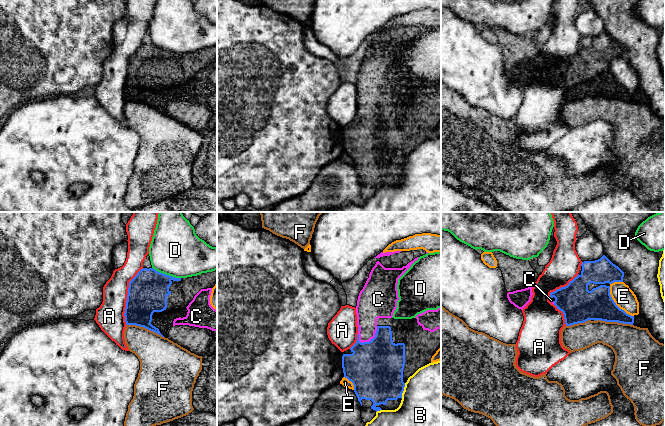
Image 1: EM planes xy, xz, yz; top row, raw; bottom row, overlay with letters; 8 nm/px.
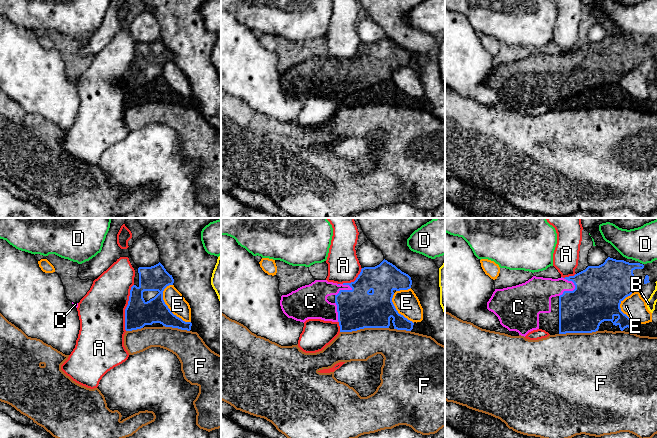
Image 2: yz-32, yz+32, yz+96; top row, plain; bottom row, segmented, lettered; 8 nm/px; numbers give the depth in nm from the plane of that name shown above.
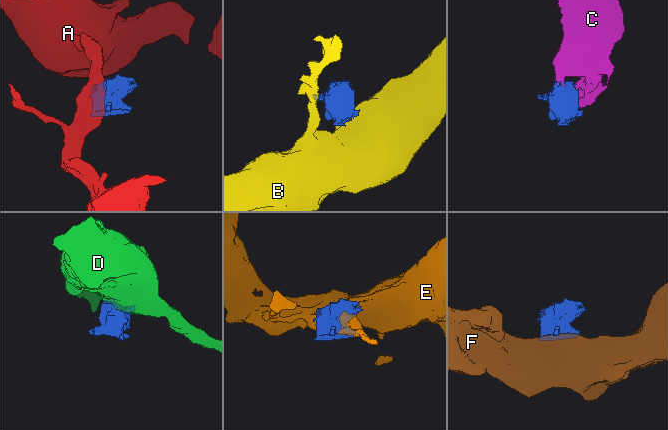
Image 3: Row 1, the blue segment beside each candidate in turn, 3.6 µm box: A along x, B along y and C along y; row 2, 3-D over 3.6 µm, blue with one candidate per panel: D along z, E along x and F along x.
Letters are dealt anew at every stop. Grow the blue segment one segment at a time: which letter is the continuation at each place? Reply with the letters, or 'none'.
C

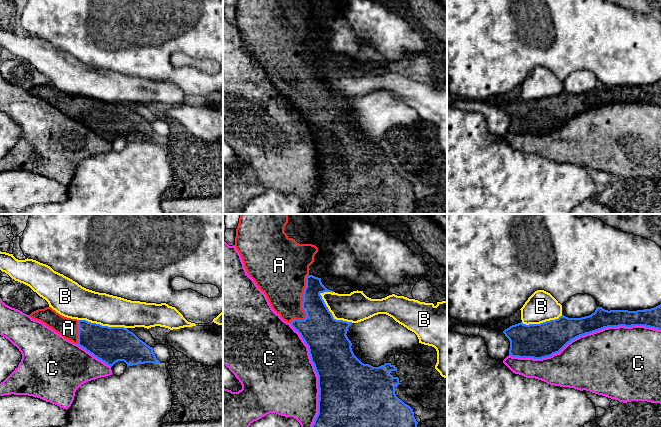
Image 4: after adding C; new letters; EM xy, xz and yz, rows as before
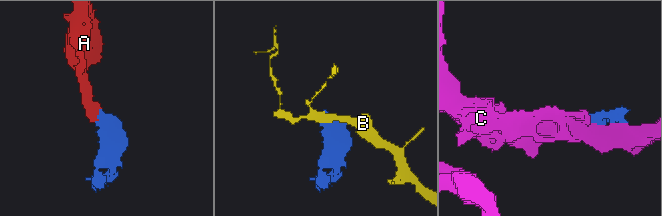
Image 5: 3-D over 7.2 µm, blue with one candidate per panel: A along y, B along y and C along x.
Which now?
A

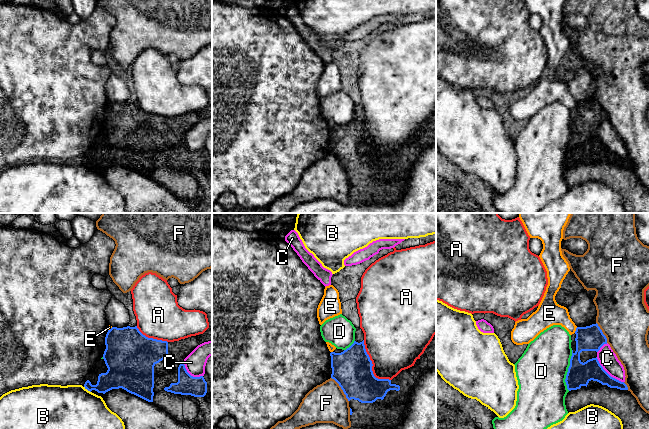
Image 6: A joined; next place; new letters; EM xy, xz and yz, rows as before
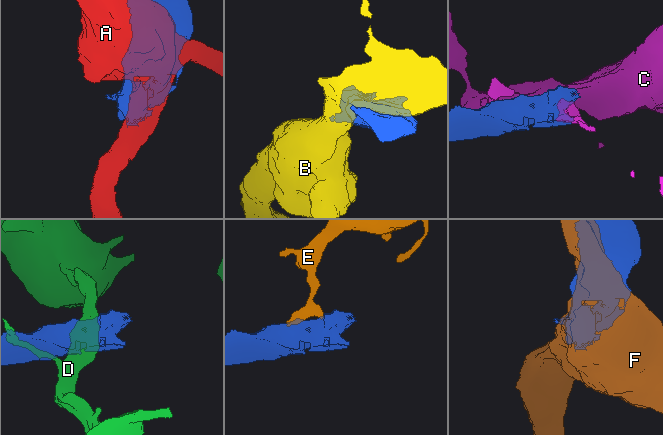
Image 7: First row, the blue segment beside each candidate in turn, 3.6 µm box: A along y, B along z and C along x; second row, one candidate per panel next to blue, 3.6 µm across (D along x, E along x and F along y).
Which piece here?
none

